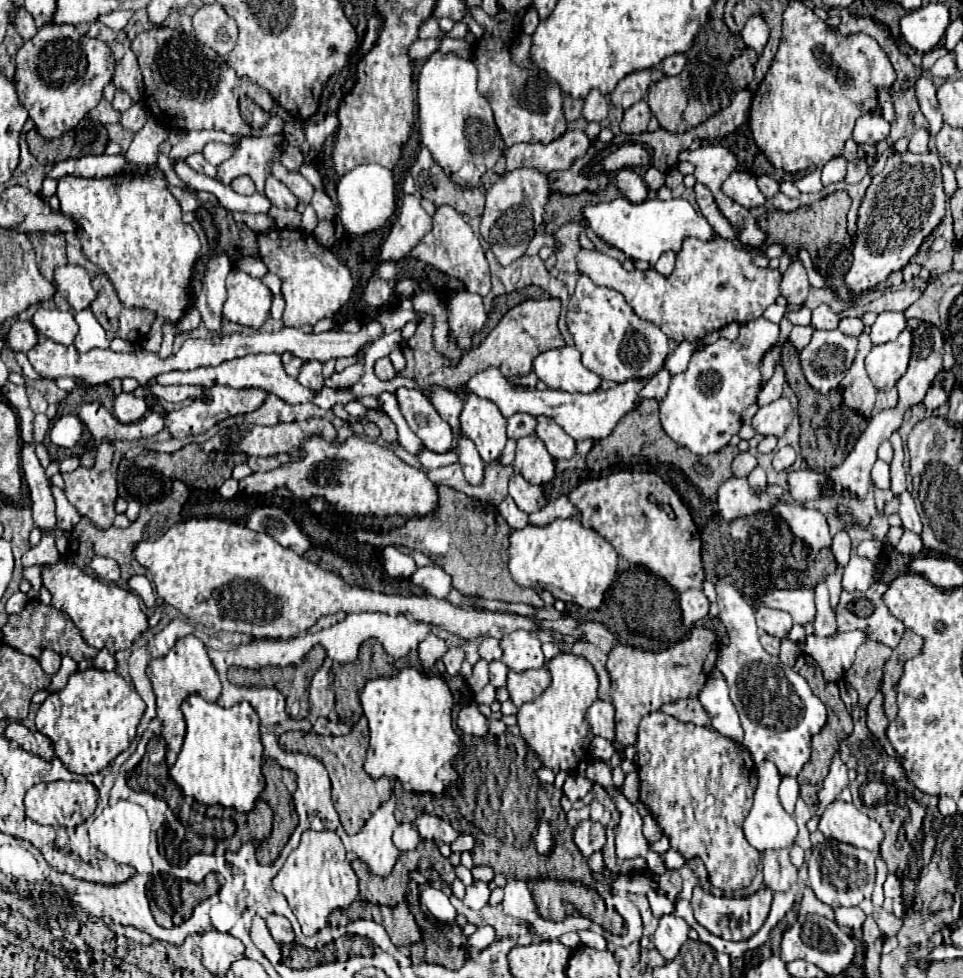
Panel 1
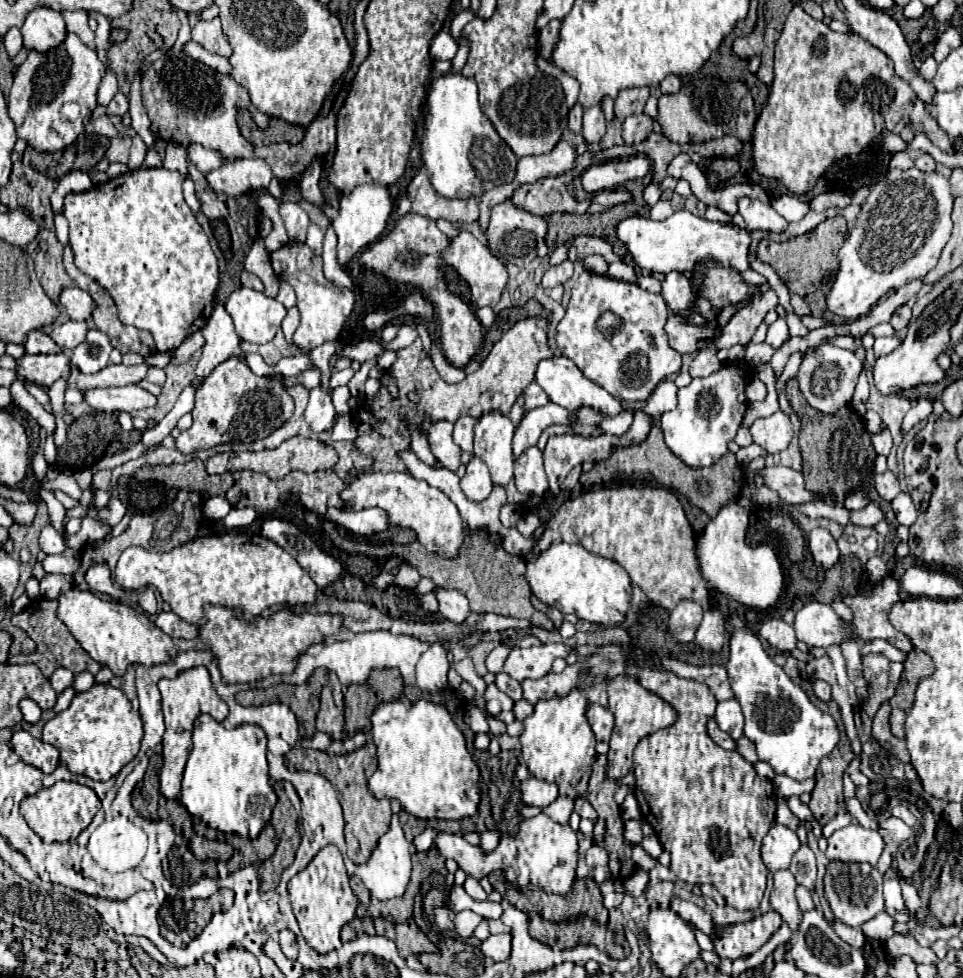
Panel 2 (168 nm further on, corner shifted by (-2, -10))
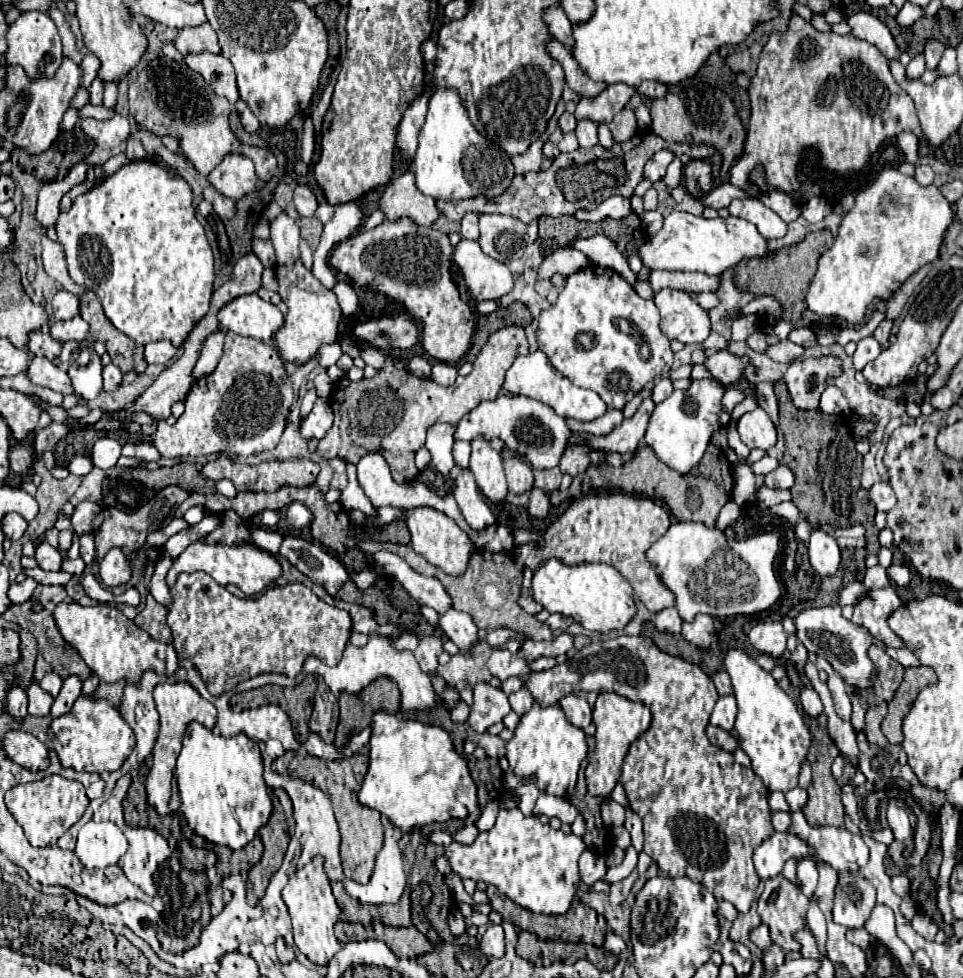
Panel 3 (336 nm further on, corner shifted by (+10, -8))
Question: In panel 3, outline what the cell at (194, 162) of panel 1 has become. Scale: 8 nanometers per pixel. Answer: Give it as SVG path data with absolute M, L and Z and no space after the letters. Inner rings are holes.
M226 155L222 163L208 175L208 181L226 197L240 199L256 189L254 163L246 155Z

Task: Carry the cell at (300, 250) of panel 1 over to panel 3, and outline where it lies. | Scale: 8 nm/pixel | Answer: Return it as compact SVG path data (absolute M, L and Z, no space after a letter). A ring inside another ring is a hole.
M296 261L290 267L276 267L276 277L280 283L278 293L282 301L288 305L288 315L284 327L276 333L278 353L284 357L286 363L304 365L306 361L314 359L320 345L336 343L338 341L338 323L342 319L342 311L338 299L332 291L328 291L312 271L308 271L302 261Z

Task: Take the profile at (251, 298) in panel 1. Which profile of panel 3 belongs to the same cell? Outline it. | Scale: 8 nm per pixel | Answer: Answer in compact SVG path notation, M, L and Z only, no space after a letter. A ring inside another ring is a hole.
M254 293L254 295L236 297L234 301L230 301L218 313L218 321L224 329L234 331L242 337L268 341L284 325L284 315L276 305L262 301Z

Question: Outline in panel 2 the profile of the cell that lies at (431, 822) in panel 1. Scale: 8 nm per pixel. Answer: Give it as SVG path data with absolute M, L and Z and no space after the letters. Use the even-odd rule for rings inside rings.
M540 813L532 819L524 819L520 823L518 835L516 837L504 835L500 839L500 845L492 853L482 853L480 847L466 843L462 835L454 833L438 833L434 845L446 859L454 859L460 865L460 869L464 869L468 875L476 879L486 877L494 869L504 869L506 881L518 887L532 883L548 893L566 895L576 877L576 861L578 861L576 833L570 829L570 825L560 825L552 821L546 813Z

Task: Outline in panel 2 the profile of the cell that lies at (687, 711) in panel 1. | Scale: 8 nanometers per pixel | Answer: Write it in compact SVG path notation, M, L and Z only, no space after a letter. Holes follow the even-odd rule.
M710 719L710 721L708 721L708 735L710 735L710 739L712 739L716 745L720 745L722 749L728 749L728 751L730 751L730 749L736 749L734 739L732 739L728 733L720 731L714 719Z

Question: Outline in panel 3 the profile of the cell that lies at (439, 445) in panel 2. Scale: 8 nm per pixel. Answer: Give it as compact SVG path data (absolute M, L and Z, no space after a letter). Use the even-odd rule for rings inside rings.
M436 423L428 429L426 449L432 453L432 465L442 473L448 475L452 471L454 457L452 457L452 445L454 445L454 427L448 423Z

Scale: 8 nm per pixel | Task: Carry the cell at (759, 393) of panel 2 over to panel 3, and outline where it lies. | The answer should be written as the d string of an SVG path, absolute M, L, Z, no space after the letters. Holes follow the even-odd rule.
M742 383L738 389L728 389L728 391L724 393L724 397L722 397L722 409L724 409L726 413L730 413L730 411L734 409L734 405L744 399L744 389L746 389L746 387L748 387L748 383Z

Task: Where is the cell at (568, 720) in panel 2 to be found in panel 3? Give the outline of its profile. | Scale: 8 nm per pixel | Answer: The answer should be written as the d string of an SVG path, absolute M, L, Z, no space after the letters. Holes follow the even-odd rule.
M532 705L528 713L522 715L520 725L514 731L514 739L506 745L506 759L510 761L512 771L522 777L534 777L534 783L540 791L546 791L556 797L570 797L576 787L576 775L580 763L586 757L586 735L582 729L568 723L560 705L540 707Z

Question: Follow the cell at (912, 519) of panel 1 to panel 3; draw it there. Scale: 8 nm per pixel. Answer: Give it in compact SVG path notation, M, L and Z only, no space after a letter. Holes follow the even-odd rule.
M884 481L874 483L868 489L868 493L870 493L870 499L874 501L874 505L876 505L878 511L884 511L886 513L886 511L890 511L896 505L896 495L894 495L892 487L888 483L884 483Z

